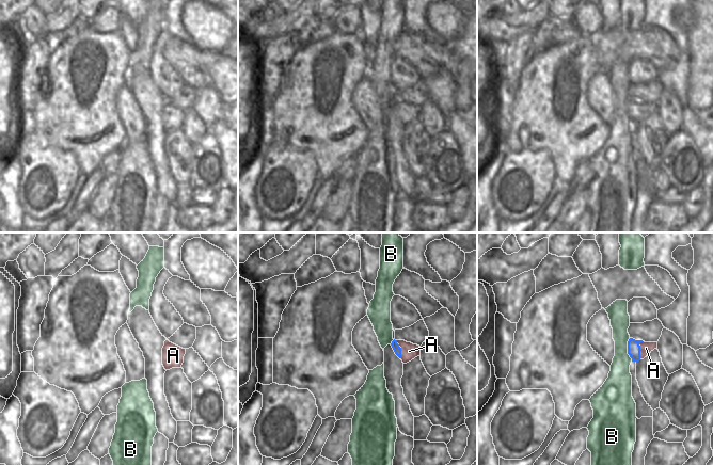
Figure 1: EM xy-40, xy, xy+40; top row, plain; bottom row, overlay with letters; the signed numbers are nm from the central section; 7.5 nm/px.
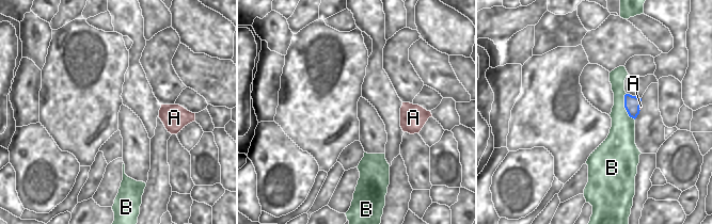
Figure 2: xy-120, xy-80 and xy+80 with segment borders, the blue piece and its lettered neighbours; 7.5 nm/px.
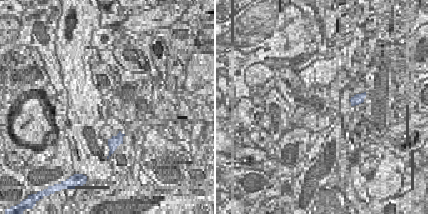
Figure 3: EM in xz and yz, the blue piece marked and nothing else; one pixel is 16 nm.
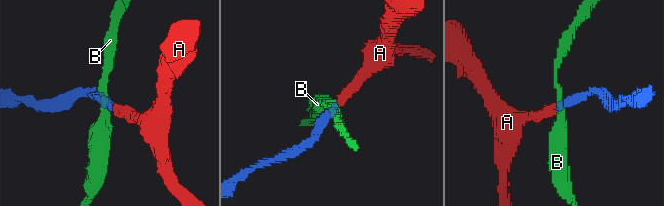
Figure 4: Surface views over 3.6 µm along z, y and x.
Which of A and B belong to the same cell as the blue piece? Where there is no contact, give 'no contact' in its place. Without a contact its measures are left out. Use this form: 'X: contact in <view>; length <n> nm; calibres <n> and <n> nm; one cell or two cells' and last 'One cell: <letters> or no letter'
A: contact in xy+40; length 140 nm; calibres 100 and 90 nm; one cell
B: contact in xy+40; length 180 nm; calibres 100 and 190 nm; two cells
One cell: A

